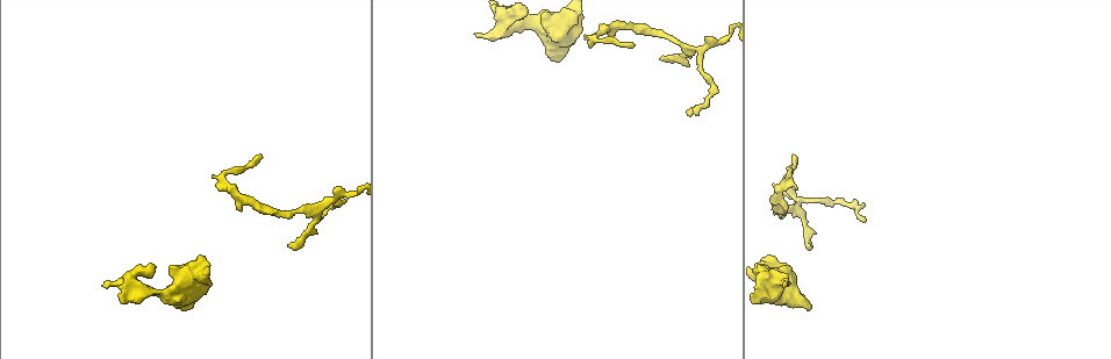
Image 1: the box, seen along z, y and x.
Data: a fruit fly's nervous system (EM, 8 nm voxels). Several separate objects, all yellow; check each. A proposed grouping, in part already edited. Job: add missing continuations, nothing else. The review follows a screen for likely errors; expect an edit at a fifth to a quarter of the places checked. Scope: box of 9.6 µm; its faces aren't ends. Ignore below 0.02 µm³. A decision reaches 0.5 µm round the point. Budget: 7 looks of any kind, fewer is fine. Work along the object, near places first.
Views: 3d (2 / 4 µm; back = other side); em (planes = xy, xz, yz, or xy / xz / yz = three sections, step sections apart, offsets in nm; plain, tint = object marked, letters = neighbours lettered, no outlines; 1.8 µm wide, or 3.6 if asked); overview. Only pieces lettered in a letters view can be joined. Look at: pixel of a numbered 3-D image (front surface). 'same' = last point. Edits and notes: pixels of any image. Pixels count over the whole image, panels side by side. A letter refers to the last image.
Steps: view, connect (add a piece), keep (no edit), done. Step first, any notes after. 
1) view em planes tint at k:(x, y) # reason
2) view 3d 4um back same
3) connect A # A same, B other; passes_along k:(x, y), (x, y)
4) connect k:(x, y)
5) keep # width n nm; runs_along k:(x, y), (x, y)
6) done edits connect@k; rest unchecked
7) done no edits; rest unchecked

view 3d 4um at 1:(223, 178) # sharp bend

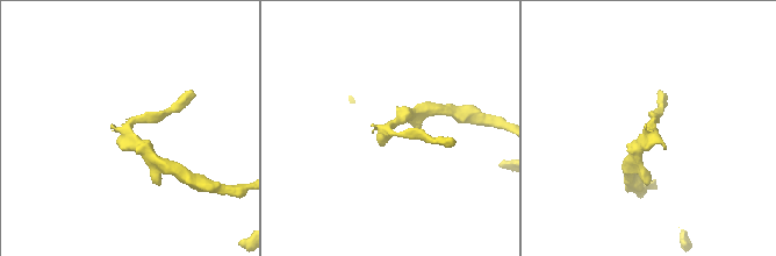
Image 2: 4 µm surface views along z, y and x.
view em planes tint at 2:(387, 127) # now the EM

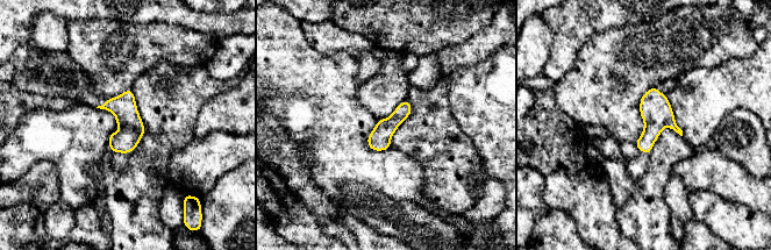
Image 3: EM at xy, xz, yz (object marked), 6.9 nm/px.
view em planes letters same

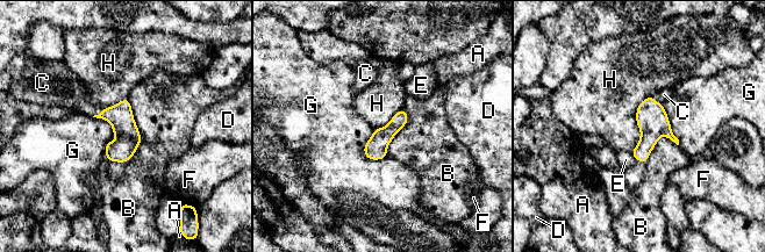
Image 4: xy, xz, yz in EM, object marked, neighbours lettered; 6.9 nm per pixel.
connect C # longest_contact B 460 nm; A other, B other, C same, D other, E other, F other, G other, H other; passes_along 4:(120, 115), (101, 110), (70, 93); it goes on there

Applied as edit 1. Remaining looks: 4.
view 3d 4um at 1:(865, 221)

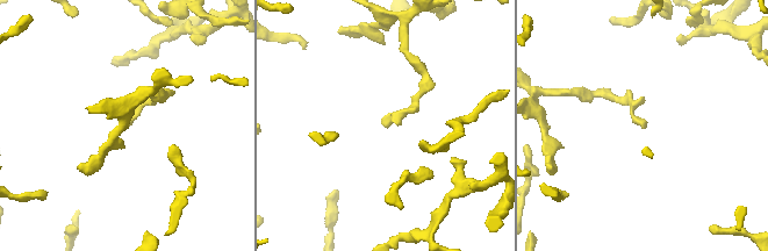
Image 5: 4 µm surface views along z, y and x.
view em 3.6um planes letters at 5:(645, 127) # need the tissue

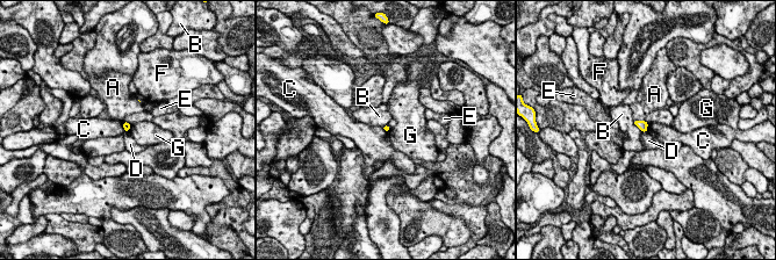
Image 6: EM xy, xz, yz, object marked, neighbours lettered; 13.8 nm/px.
keep # width 90 nm; A other, B other, C other, D other, E other, F other, G other; border 6:(122, 123), (124, 131); no lettered piece goes on from it

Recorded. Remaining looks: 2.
done edits connect@4; rest unchecked

